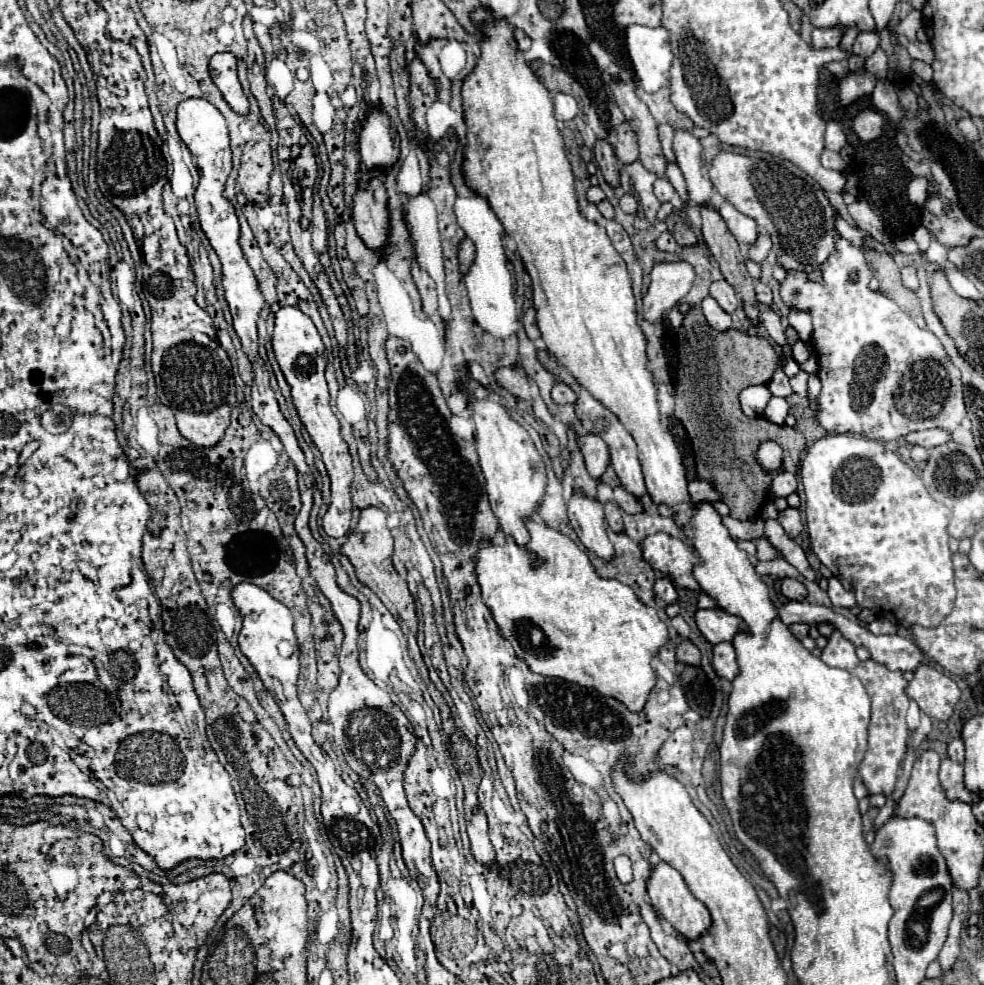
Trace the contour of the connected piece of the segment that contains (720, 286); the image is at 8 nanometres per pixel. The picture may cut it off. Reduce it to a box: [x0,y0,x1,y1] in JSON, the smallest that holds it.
[709,280,741,314]

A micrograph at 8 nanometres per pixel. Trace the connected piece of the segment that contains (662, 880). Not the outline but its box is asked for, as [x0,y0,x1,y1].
[647,862,711,940]

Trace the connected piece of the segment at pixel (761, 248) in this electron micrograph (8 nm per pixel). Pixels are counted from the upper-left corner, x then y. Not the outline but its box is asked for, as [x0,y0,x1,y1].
[747,232,771,264]

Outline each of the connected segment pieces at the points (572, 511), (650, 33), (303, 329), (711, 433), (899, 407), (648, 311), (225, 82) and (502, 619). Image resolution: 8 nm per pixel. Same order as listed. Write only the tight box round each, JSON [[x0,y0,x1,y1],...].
[[567,494,615,562],[625,24,673,94],[273,306,353,538],[673,308,805,522],[779,238,965,442],[643,262,695,322],[209,52,249,114],[475,518,667,712]]

